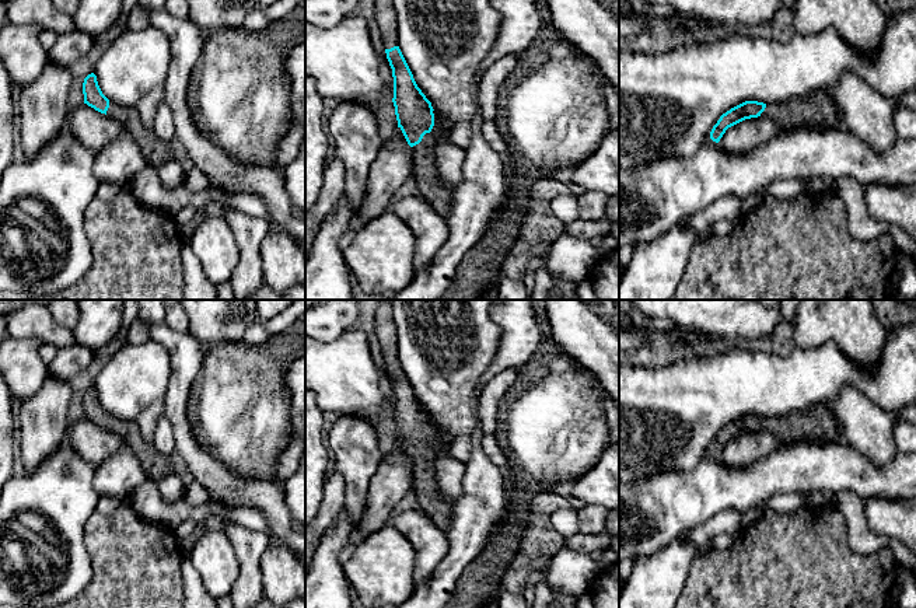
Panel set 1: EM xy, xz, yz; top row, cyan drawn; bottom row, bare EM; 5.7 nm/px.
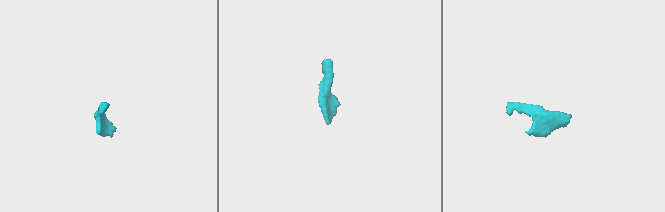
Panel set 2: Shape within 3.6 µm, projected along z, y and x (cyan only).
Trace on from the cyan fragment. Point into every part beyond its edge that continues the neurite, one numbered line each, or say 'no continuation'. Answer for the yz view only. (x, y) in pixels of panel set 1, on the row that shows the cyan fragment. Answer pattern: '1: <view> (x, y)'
1: yz (818, 109)

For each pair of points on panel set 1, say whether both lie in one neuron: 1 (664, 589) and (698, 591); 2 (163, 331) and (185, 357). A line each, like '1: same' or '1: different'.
1: different
2: same

